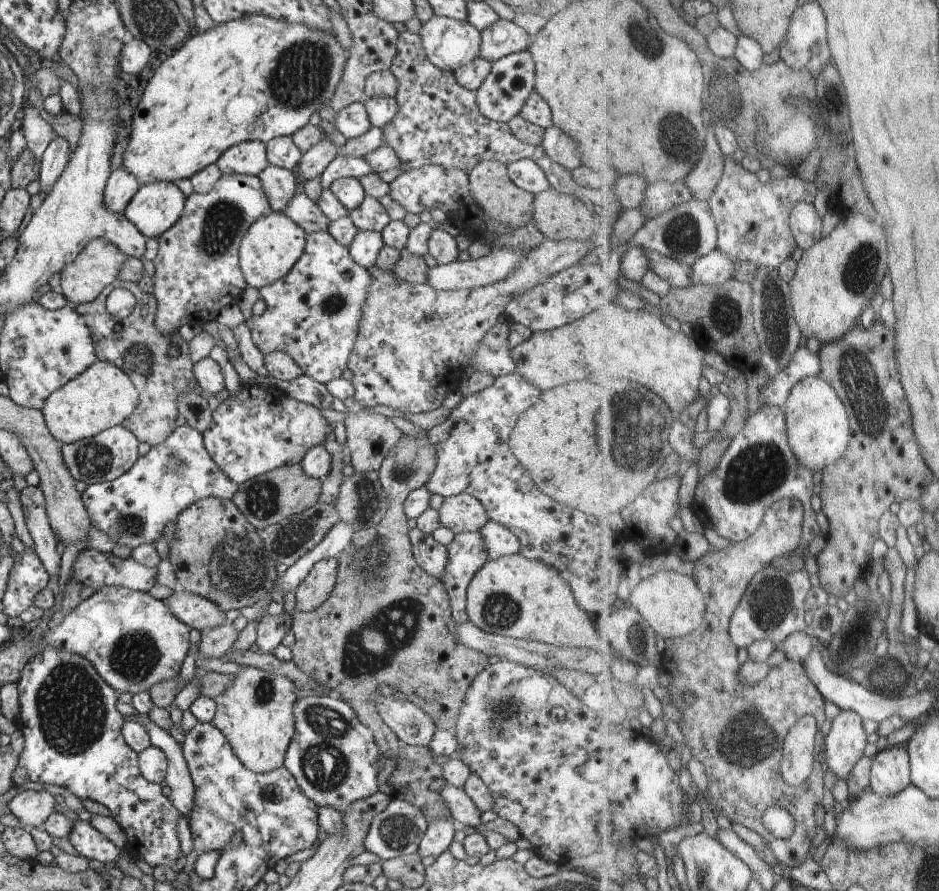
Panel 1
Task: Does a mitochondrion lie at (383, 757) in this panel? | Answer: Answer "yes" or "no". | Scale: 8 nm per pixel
no

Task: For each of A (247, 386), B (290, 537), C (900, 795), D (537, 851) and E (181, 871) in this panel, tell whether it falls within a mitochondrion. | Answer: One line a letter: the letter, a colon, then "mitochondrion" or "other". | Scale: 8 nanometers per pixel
A: other
B: mitochondrion
C: other
D: other
E: other

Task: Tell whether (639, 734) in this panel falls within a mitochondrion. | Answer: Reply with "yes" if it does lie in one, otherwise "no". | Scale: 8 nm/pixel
no

